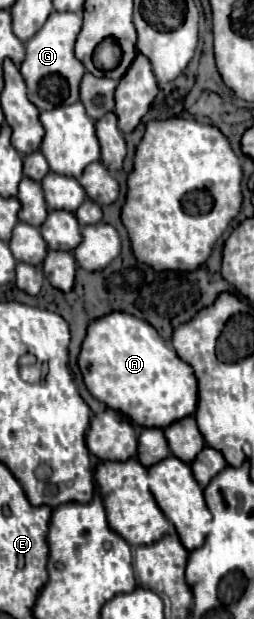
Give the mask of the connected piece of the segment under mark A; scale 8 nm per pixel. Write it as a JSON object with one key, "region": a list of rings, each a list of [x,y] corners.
{"region":[[[112,312],[104,318],[94,320],[88,326],[88,334],[86,340],[82,342],[82,354],[78,362],[90,394],[100,402],[104,402],[108,408],[122,412],[138,426],[168,428],[170,424],[196,412],[198,382],[192,368],[178,358],[174,346],[166,342],[146,320],[138,320],[136,316],[124,312]]]}

